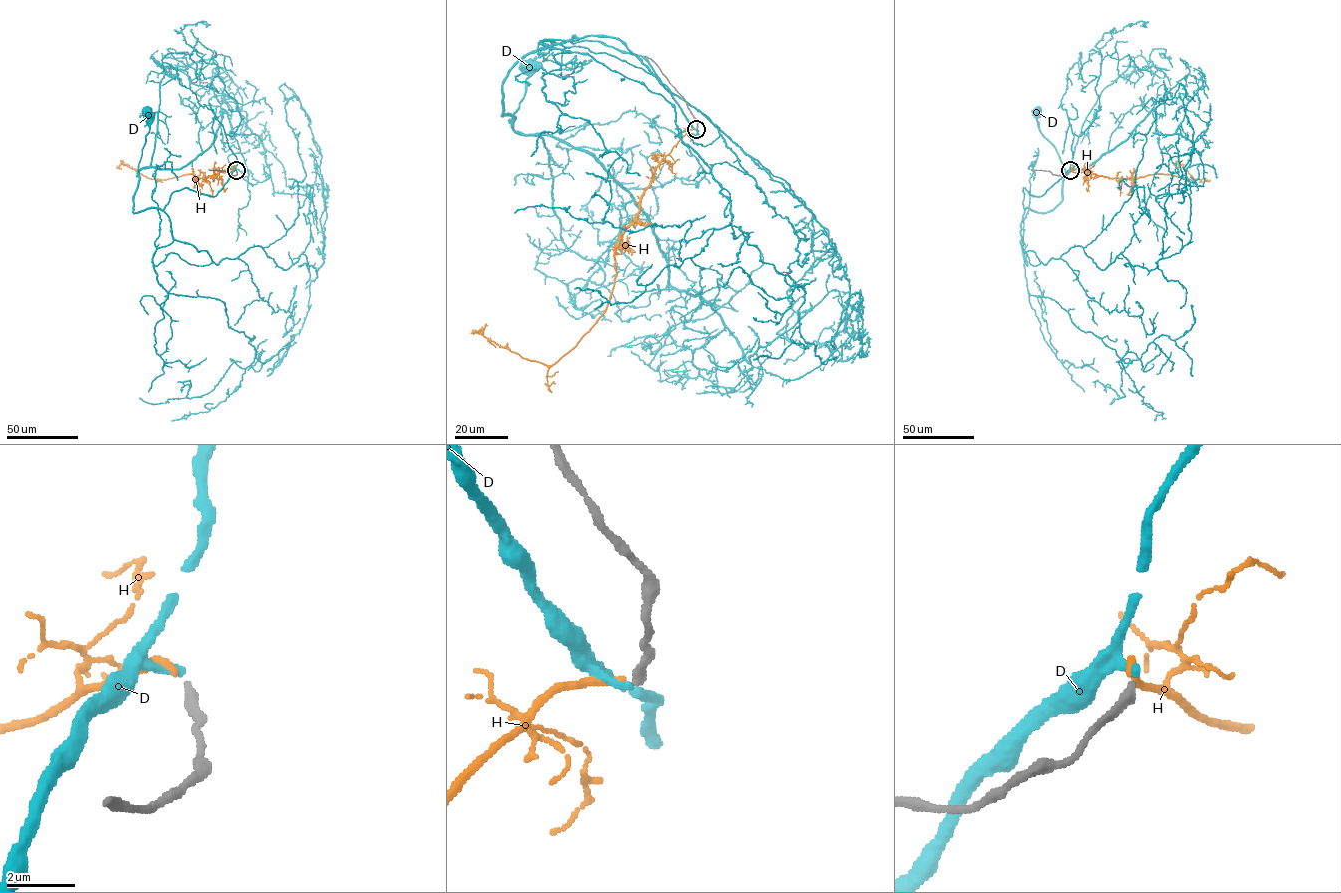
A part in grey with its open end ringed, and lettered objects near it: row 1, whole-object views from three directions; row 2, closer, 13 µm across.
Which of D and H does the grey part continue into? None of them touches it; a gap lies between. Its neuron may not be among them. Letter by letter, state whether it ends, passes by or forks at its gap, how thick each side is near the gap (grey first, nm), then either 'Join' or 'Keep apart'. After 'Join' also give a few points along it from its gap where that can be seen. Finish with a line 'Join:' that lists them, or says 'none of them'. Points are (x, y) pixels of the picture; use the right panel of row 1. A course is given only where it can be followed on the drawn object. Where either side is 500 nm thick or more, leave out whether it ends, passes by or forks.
D: It ends there. Thickness 280 nm (grey) against 240 nm. Keep apart
H: It ends there. Thickness 280 nm (grey) against 240 nm. Join. Its course: (1070, 170), (1133, 180), (1155, 174), (1196, 179), (1181, 164), (1176, 168)
Join: H

